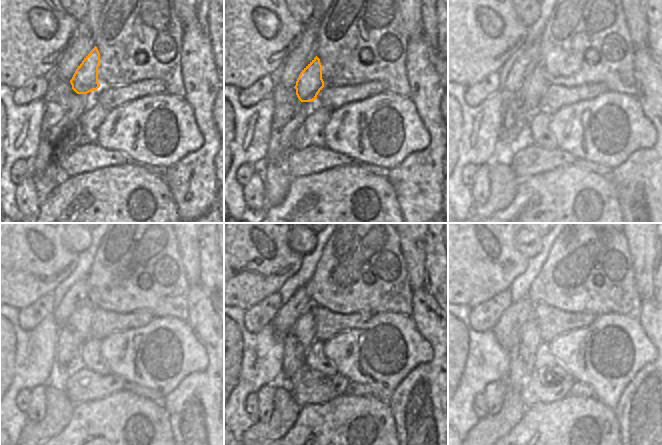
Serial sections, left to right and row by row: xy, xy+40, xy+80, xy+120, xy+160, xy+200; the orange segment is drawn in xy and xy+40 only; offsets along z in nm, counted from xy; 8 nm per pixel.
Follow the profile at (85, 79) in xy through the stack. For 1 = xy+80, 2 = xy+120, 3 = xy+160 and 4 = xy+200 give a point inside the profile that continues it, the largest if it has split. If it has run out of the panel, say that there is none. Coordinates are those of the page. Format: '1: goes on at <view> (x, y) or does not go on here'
1: goes on at xy+80 (526, 101)
2: goes on at xy+120 (76, 331)
3: goes on at xy+160 (303, 333)
4: goes on at xy+200 (520, 358)

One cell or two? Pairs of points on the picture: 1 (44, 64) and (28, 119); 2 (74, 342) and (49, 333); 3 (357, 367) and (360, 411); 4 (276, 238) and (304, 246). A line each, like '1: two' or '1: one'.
1: two
2: two
3: two
4: two

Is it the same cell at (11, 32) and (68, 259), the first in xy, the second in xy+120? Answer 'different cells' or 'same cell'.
same cell

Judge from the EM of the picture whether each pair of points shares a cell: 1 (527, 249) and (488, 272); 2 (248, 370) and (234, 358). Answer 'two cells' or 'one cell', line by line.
1: two cells
2: two cells

